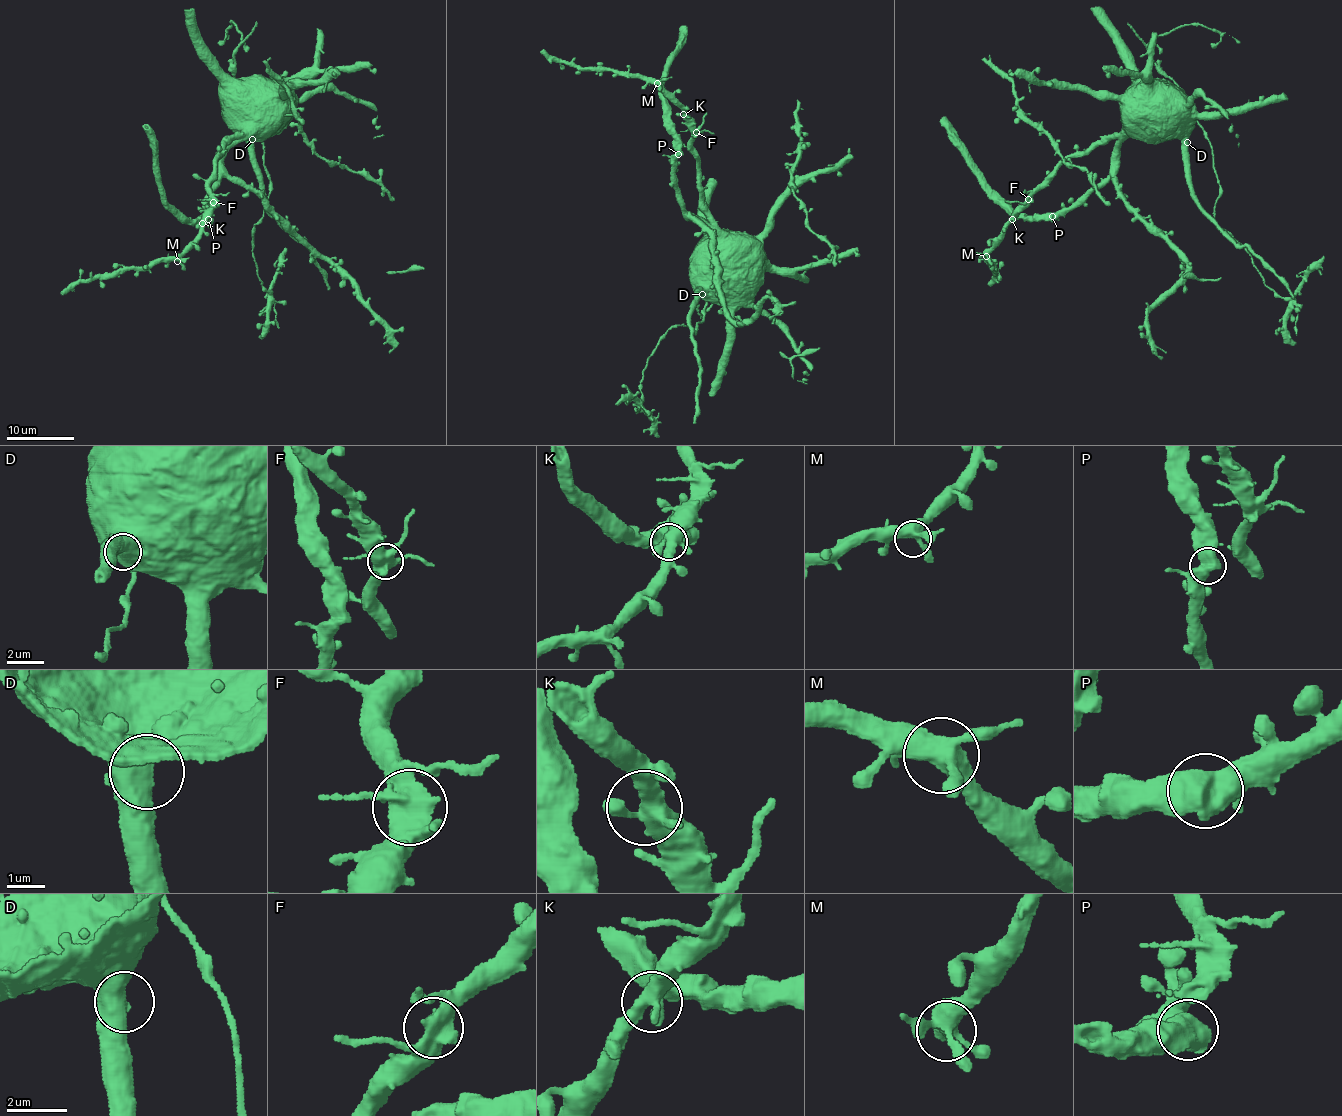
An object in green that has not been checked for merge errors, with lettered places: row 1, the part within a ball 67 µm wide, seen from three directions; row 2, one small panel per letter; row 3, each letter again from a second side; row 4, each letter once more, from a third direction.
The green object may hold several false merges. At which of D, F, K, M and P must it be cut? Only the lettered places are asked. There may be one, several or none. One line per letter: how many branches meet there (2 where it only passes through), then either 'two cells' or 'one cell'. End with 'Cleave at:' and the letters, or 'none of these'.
D: 2 branches meet; one cell
F: 5 branches meet; two cells
K: 4 branches meet; one cell
M: 4 branches meet; one cell
P: 2 branches meet; two cells
Cleave at: F, P

